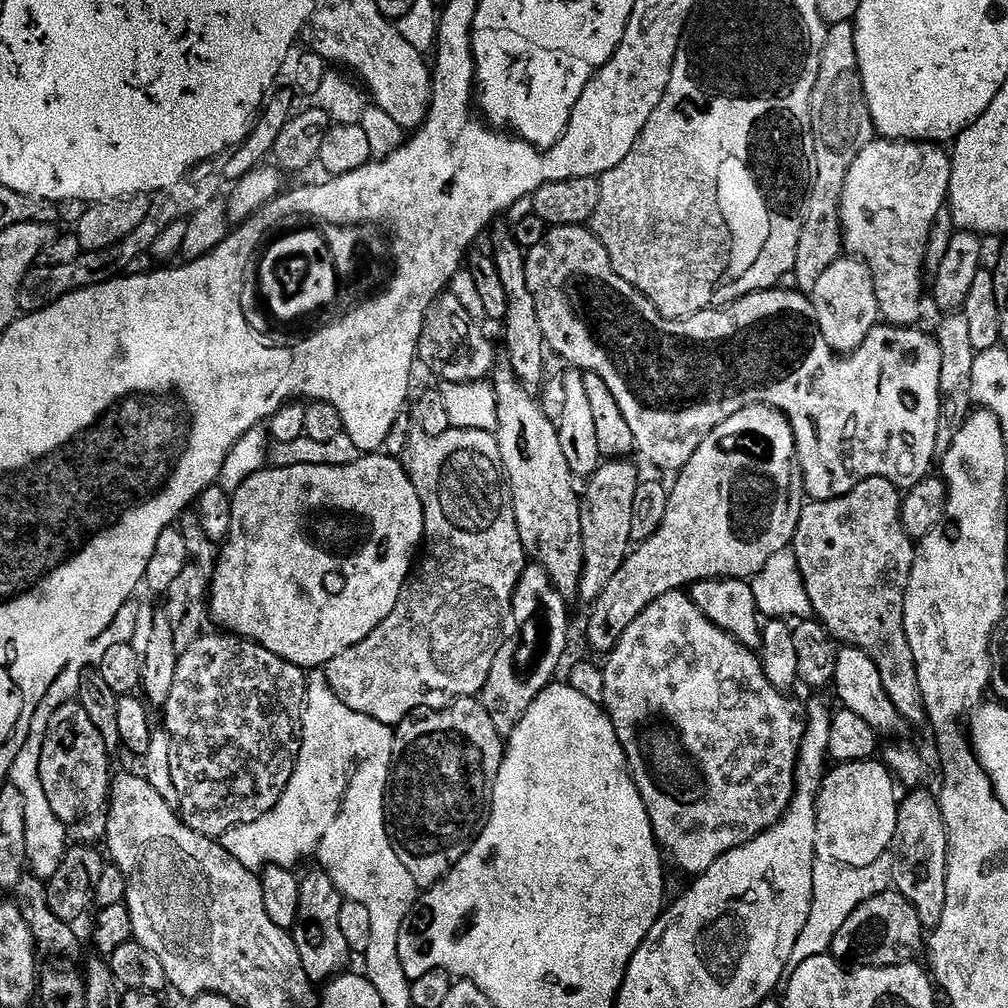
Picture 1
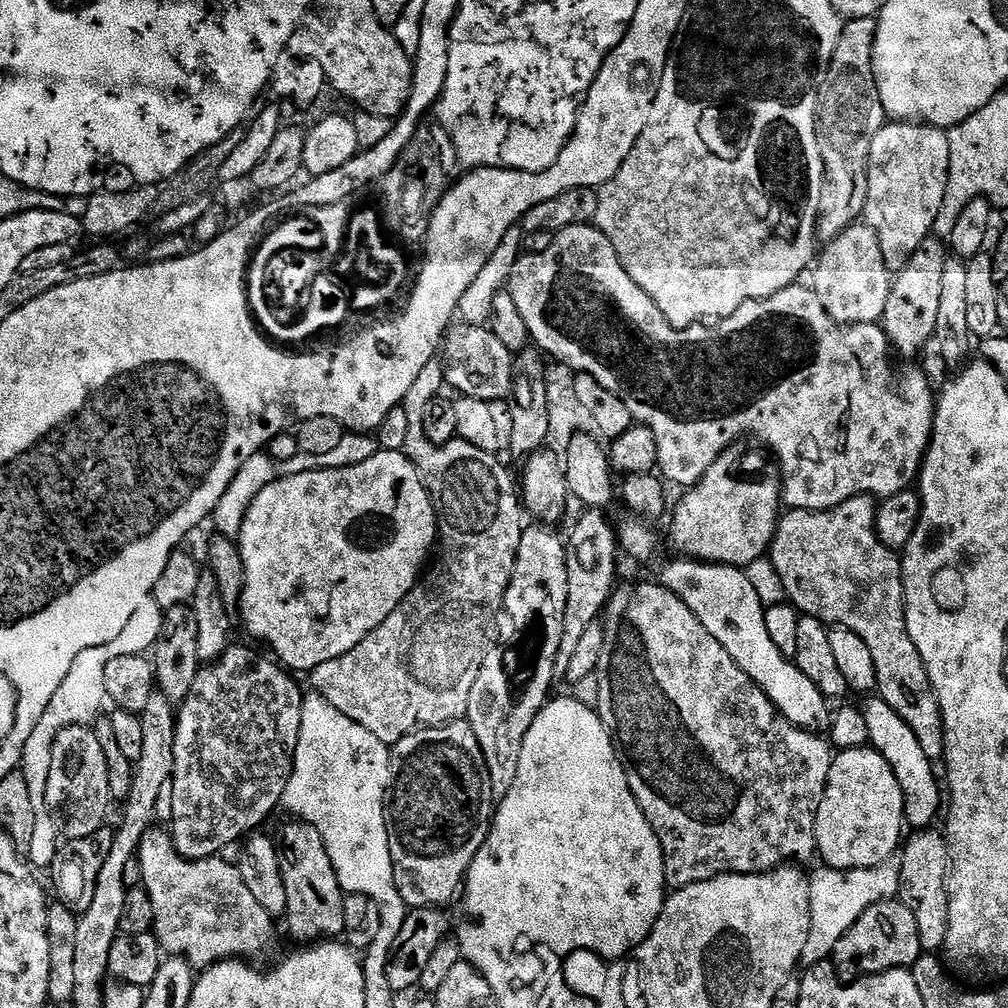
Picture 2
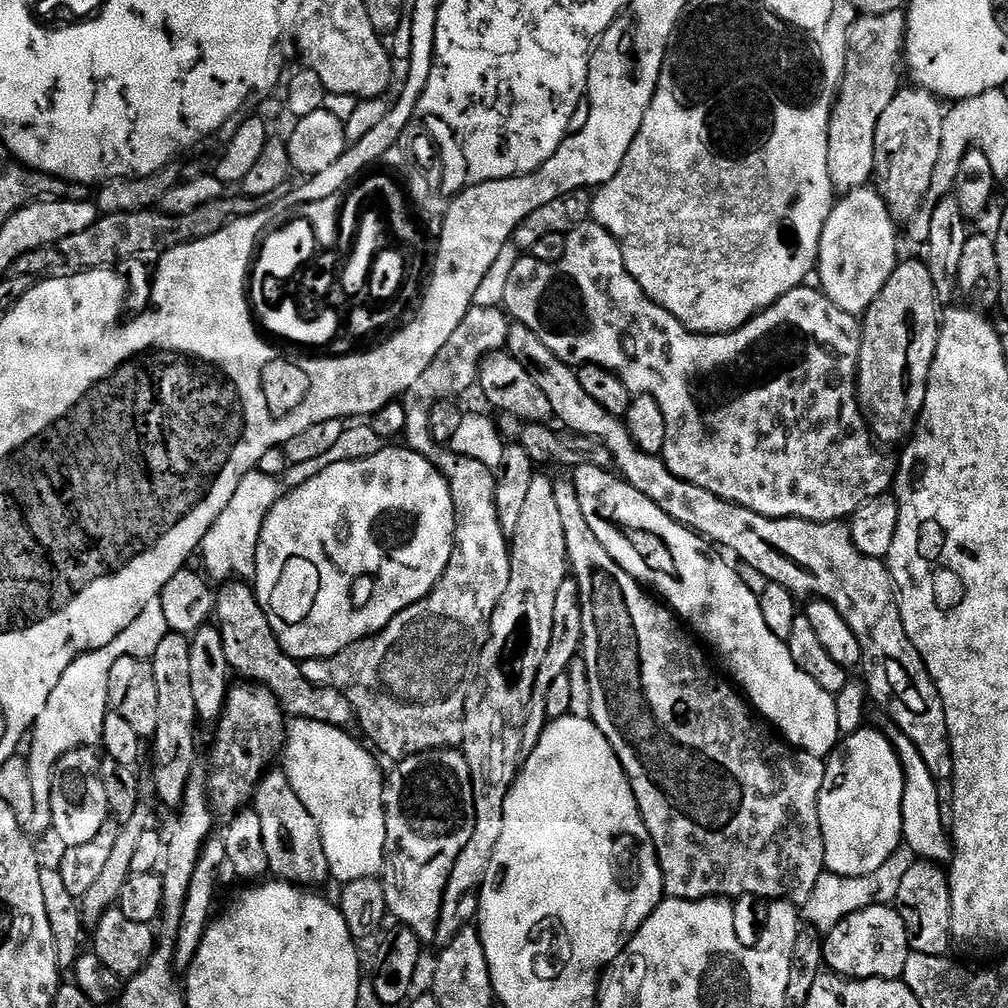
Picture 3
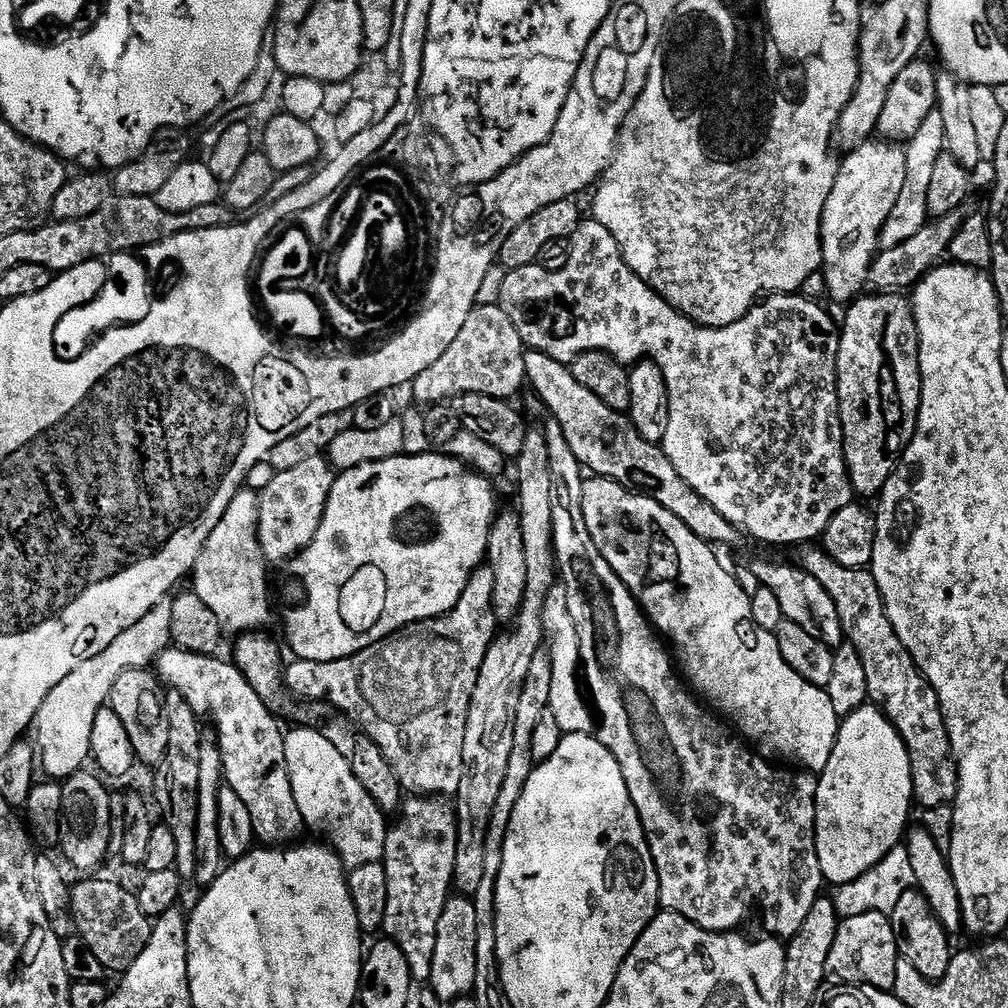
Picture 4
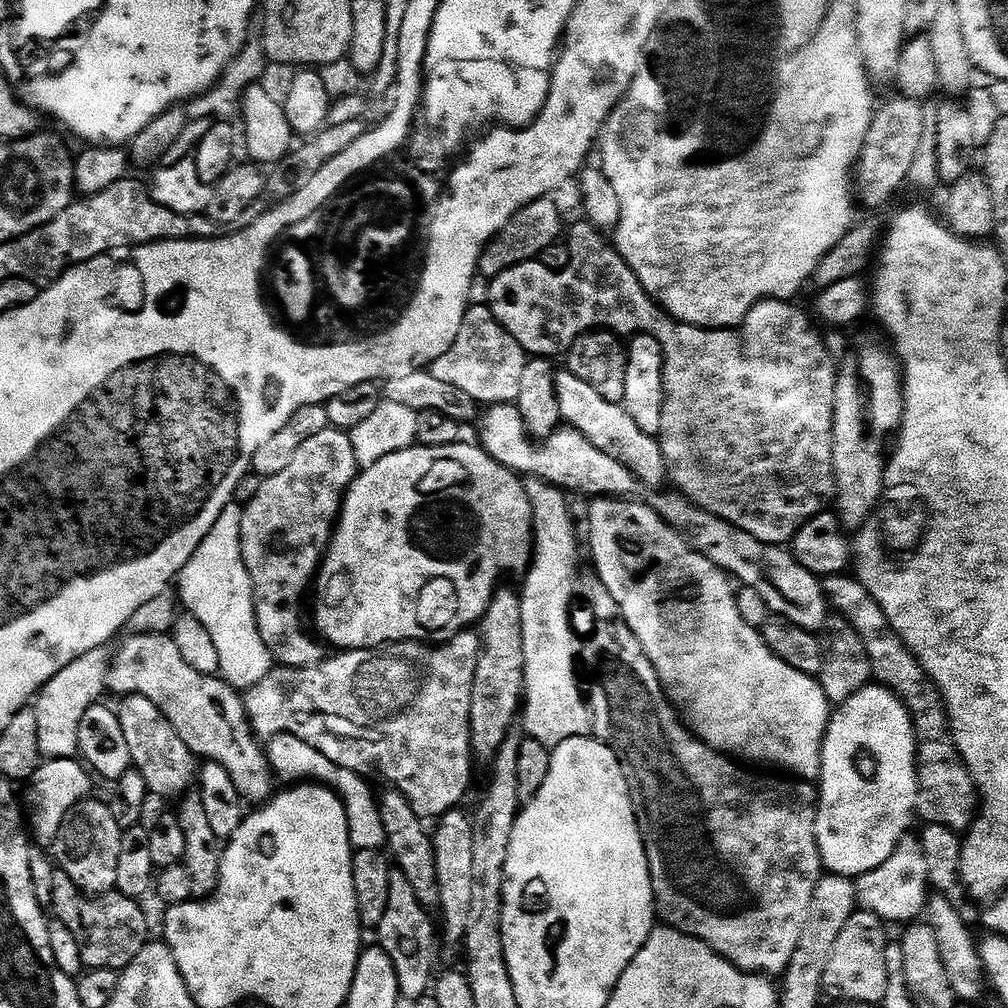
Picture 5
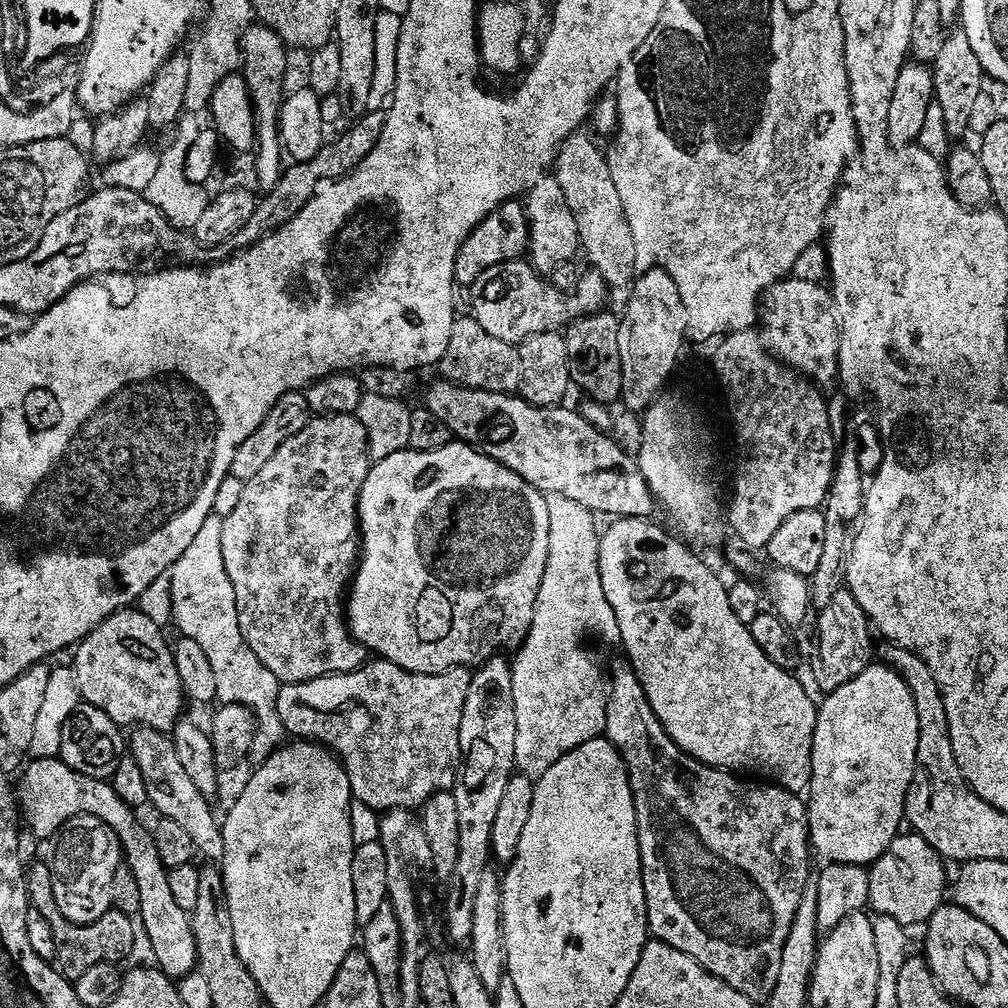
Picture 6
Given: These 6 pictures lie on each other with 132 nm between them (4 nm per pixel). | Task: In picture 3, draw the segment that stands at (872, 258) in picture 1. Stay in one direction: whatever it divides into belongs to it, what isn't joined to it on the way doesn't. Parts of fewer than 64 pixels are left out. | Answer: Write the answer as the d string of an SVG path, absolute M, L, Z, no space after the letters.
M904 86L890 106L882 110L882 118L878 118L874 134L874 184L896 222L914 215L920 208L920 200L922 204L928 195L940 153L944 113L941 101L925 88Z

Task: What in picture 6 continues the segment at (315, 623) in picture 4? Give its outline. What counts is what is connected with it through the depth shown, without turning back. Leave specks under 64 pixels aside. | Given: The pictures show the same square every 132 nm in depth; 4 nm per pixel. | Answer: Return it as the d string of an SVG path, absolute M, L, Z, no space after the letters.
M453 442L442 446L438 450L430 450L429 452L405 450L398 454L390 454L390 458L386 458L385 460L375 461L372 469L368 471L366 482L362 486L362 494L360 495L360 526L358 532L362 537L362 555L358 561L350 595L346 600L346 615L348 617L348 626L352 629L352 635L364 645L369 653L376 652L372 654L394 662L411 672L438 674L439 672L449 672L451 668L479 666L484 661L492 659L493 656L503 653L505 651L503 648L512 648L511 650L519 649L525 638L528 637L528 631L534 622L534 614L536 613L538 590L542 590L542 578L546 578L546 562L550 556L550 510L548 509L548 496L543 492L539 492L534 485L526 482L514 470L510 470L504 464L499 464L494 457L487 456L485 452L480 451L479 448L472 447L471 444Z

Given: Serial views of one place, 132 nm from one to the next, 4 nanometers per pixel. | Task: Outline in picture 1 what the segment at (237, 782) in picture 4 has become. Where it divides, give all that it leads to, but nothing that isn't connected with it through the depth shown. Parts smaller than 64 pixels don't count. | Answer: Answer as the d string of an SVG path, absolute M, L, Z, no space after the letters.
M315 871L300 876L298 918L295 928L291 929L291 934L296 939L298 958L302 958L302 970L306 970L308 979L313 985L320 986L327 981L335 980L347 969L344 967L348 964L350 953L338 919L338 914L342 914L345 899L334 886L327 872Z

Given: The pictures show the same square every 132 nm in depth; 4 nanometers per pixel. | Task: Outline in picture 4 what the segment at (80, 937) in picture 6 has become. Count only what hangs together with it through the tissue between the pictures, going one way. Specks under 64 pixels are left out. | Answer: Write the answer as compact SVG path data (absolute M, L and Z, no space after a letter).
M96 878L81 879L84 881L71 889L72 923L98 962L102 962L109 973L123 974L131 969L134 958L142 954L152 933L152 920L142 914L142 908L131 891L127 892L112 880L92 879Z

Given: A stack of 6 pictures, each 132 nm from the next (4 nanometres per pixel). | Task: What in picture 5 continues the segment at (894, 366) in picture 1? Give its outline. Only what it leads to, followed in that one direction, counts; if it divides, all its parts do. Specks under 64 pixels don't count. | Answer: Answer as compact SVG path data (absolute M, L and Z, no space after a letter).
M587 222L576 224L572 228L572 237L566 240L571 254L569 265L560 272L547 269L539 259L527 260L525 264L515 264L502 274L491 277L488 285L487 307L492 309L494 318L505 328L532 358L556 358L556 355L567 353L568 347L579 338L593 330L615 332L621 338L631 338L637 334L647 334L655 338L662 346L664 355L664 405L662 406L662 426L658 433L660 449L668 467L668 480L678 489L681 496L697 504L702 510L754 534L756 540L767 544L787 545L796 532L808 520L814 519L833 503L836 495L834 466L832 465L832 423L834 422L835 384L838 373L837 365L827 352L825 337L812 325L813 317L795 308L795 303L782 300L762 300L756 304L750 314L739 326L734 328L696 328L692 324L681 324L673 320L659 304L645 292L642 282L630 270L630 266L621 258L611 243L603 240L601 233Z

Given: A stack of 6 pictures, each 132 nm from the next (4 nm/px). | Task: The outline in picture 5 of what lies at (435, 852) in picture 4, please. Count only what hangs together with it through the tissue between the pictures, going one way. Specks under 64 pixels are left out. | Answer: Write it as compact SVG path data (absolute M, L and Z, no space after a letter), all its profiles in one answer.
M393 871L392 877L390 878L390 898L386 902L386 914L382 914L382 922L378 929L378 935L380 935L378 947L390 958L390 962L394 962L394 970L398 974L400 995L408 1002L415 1002L419 996L425 995L434 980L432 963L436 960L438 930L434 925L433 917L431 920L428 916L431 916L429 909L418 902L414 890L410 890L410 882L406 882L406 878L400 871Z

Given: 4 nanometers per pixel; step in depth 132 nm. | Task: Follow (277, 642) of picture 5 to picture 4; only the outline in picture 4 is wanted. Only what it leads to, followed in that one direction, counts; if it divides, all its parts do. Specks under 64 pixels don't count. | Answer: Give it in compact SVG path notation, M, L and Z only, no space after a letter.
M324 456L306 458L294 470L278 472L276 477L258 494L260 509L258 510L258 538L260 549L269 565L287 565L318 534L318 526L322 522L322 514L326 510L328 495L337 473Z

